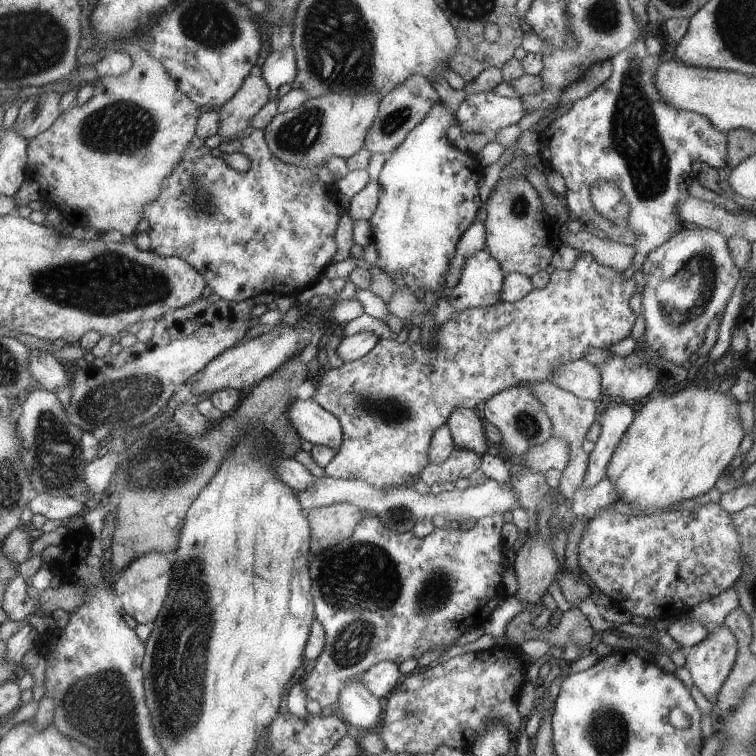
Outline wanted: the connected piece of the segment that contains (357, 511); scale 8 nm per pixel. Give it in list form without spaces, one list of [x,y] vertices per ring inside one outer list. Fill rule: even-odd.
[[[335,503],[308,511],[311,550],[314,556],[350,538],[364,518],[364,510],[352,504]]]

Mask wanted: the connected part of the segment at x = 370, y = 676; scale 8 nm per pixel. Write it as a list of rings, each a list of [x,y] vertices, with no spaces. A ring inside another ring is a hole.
[[[383,661],[359,676],[357,680],[362,682],[371,694],[380,699],[386,698],[399,686],[398,679],[401,675],[398,665]]]

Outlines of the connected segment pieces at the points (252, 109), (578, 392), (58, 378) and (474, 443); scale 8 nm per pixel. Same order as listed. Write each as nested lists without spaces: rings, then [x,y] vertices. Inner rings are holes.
[[[257,73],[248,76],[238,94],[223,107],[218,108],[220,126],[217,134],[222,141],[229,141],[246,129],[250,120],[269,102],[270,88]]]
[[[580,359],[562,364],[554,370],[550,380],[558,388],[577,398],[592,401],[602,399],[600,372],[588,360]]]
[[[32,349],[30,350],[30,356],[28,356],[28,362],[30,362],[28,364],[30,374],[34,376],[36,384],[42,389],[55,394],[58,388],[70,386],[71,376],[66,374],[60,360],[54,358],[50,352]]]
[[[458,408],[451,413],[447,420],[455,448],[470,450],[481,456],[492,450],[492,445],[487,441],[483,420],[476,416],[473,409]]]

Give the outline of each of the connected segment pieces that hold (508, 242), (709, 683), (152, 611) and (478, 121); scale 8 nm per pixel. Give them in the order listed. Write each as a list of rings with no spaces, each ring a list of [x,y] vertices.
[[[524,176],[500,178],[484,202],[484,209],[487,212],[485,248],[505,275],[520,273],[531,278],[551,264],[554,253],[561,246],[560,227],[548,216],[543,208],[543,197]]]
[[[722,624],[722,626],[714,626],[712,634],[706,636],[702,642],[690,648],[690,652],[686,652],[685,668],[690,671],[694,685],[708,701],[717,700],[722,684],[728,678],[728,674],[734,667],[737,658],[738,644],[736,636]]]
[[[150,552],[134,560],[117,575],[114,590],[120,596],[121,604],[124,604],[124,612],[134,618],[138,625],[152,625],[158,619],[159,613],[166,604],[168,592],[171,591],[172,566],[174,566],[173,556]]]
[[[480,92],[466,94],[455,113],[456,122],[464,132],[489,133],[516,125],[528,114],[524,100]]]

